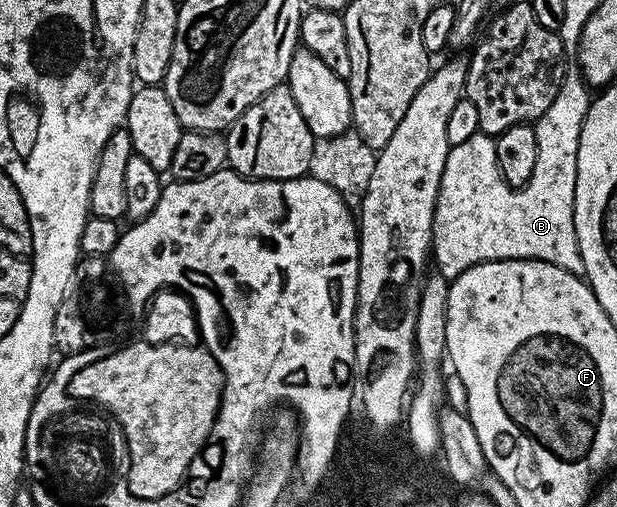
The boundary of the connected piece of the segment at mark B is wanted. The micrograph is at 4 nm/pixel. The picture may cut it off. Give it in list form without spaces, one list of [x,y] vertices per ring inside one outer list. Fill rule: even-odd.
[[[566,70],[559,93],[551,101],[551,109],[535,124],[539,161],[535,161],[531,181],[522,187],[511,186],[503,177],[492,138],[474,137],[450,147],[433,214],[431,259],[438,274],[452,281],[480,263],[496,259],[538,259],[559,265],[573,275],[584,276],[573,206],[579,133],[590,102],[591,88],[580,70]]]

